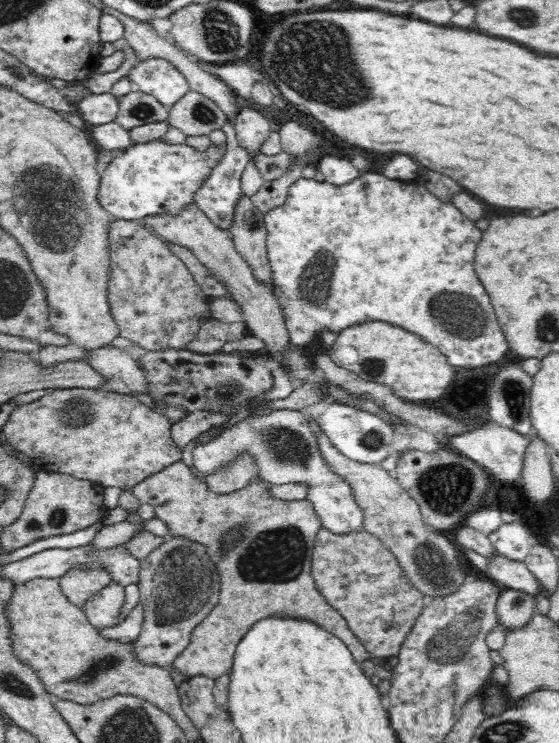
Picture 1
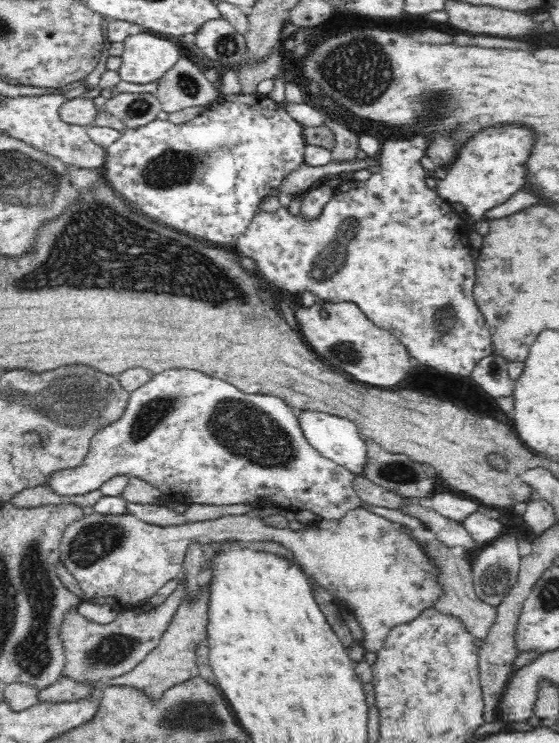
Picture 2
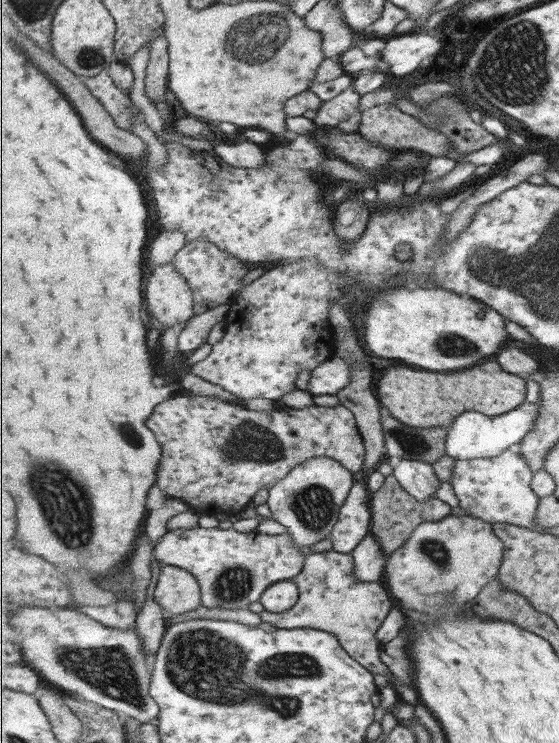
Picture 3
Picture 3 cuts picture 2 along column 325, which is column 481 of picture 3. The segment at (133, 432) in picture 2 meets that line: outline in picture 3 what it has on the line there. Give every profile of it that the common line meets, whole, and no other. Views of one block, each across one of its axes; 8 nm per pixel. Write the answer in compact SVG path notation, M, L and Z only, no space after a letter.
M515 444L508 450L505 450L503 455L495 456L494 458L456 460L457 463L455 463L455 469L453 469L450 485L458 497L460 508L466 514L485 519L485 521L493 525L504 522L539 530L535 517L539 514L540 498L538 494L535 494L532 487L535 472L533 472L531 465L527 463L527 459L520 452L521 448L521 444Z

